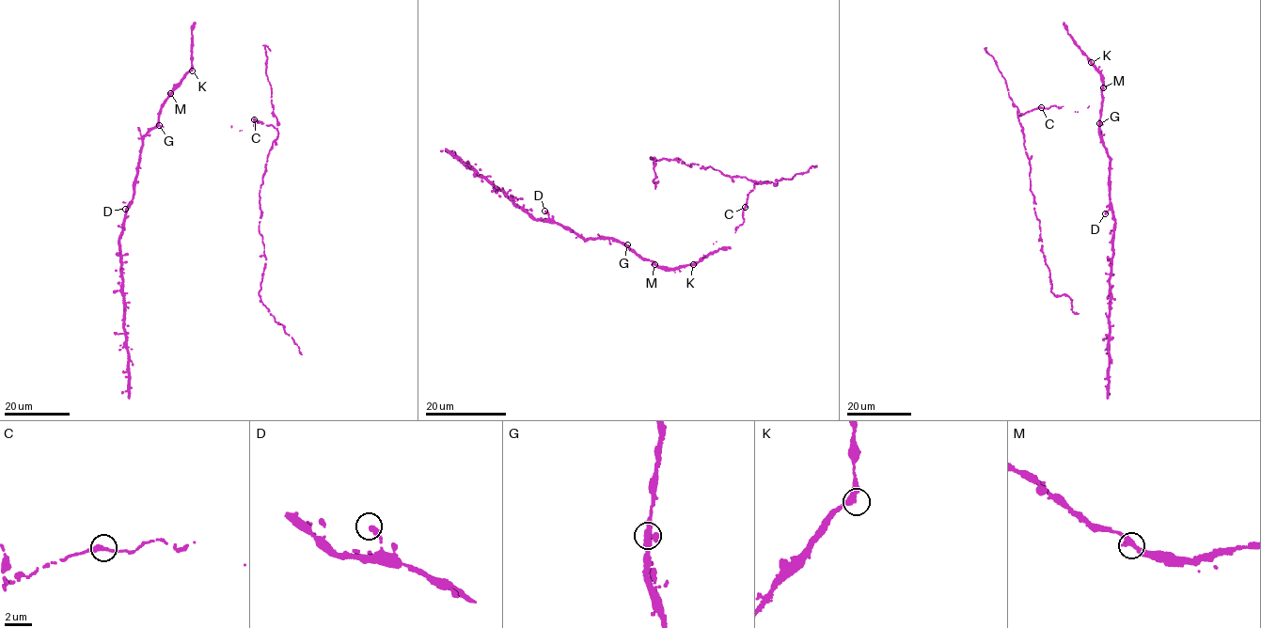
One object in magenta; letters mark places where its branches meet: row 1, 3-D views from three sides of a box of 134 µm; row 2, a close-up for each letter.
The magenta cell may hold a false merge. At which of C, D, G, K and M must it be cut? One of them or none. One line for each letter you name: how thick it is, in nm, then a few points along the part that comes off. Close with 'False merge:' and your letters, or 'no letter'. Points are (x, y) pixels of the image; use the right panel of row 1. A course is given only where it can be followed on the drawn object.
False merge: no letter

